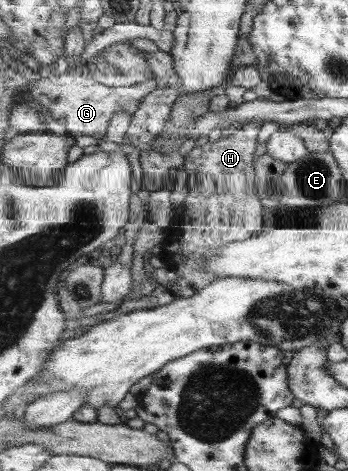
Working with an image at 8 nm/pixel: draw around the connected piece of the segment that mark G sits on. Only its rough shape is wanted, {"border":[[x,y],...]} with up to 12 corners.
{"border":[[85,63],[25,89],[75,138],[106,140],[117,112],[133,118],[157,78],[99,84]]}

